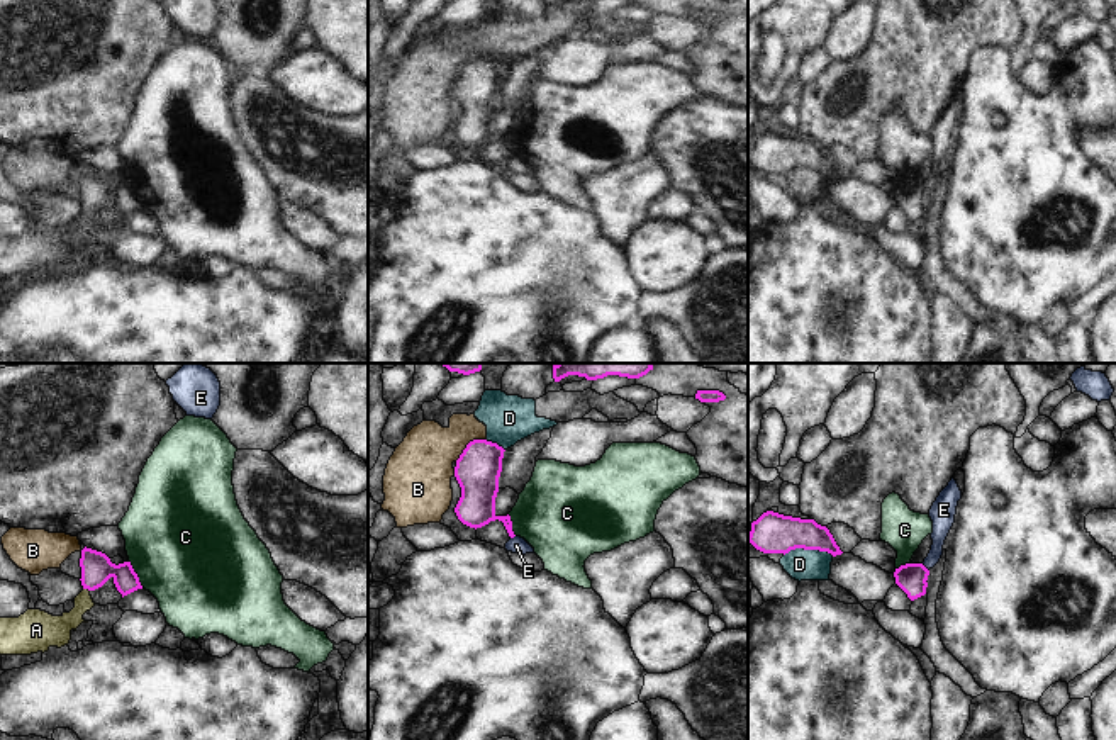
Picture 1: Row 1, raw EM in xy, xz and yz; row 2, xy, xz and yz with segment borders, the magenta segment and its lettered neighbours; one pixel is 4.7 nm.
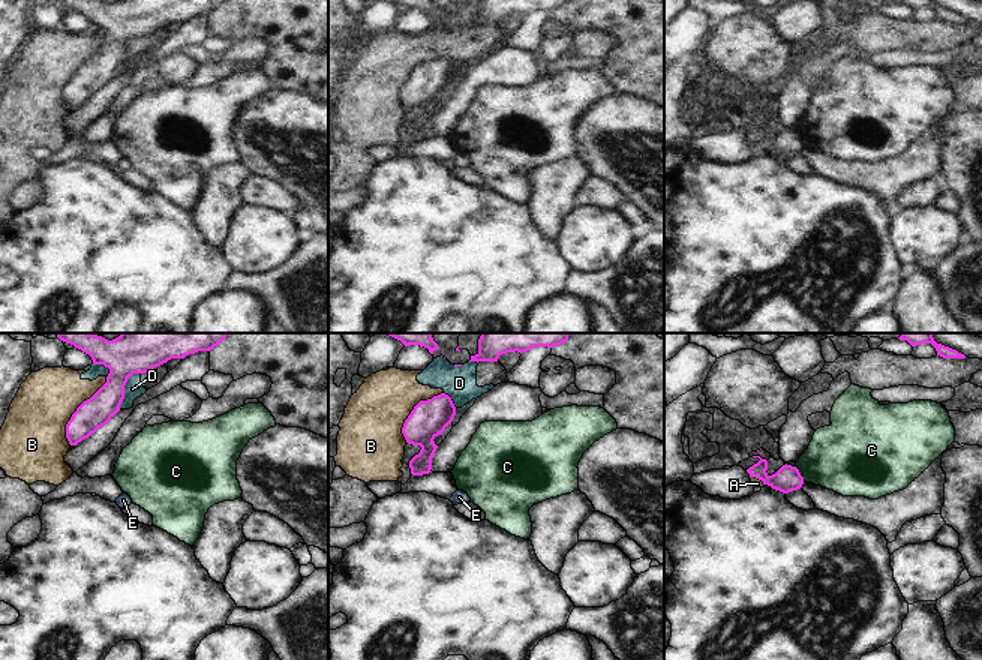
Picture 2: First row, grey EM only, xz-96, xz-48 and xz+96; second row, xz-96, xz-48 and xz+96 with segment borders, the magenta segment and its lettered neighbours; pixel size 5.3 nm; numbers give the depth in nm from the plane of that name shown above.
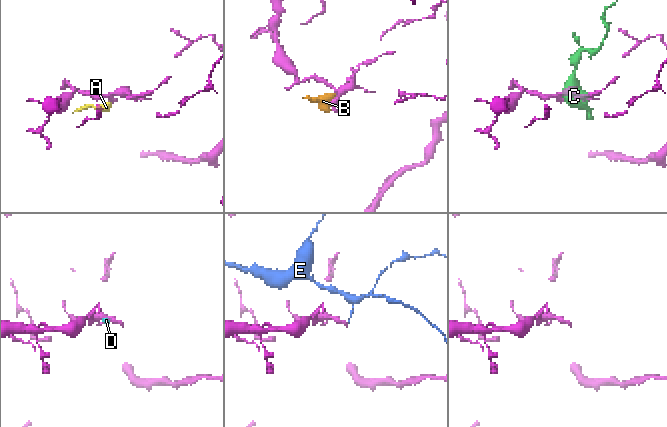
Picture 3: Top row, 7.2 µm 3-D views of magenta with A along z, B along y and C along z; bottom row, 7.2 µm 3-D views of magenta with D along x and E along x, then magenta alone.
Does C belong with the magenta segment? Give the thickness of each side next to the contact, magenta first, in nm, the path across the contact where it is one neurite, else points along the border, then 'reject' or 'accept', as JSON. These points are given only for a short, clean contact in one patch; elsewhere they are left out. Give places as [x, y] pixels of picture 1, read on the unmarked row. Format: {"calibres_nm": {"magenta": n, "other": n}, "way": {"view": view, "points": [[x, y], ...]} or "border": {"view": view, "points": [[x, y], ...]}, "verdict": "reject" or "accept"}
{"calibres_nm": {"magenta": 150, "other": 500}, "border": {"view": "xy", "points": [[129, 180], [143, 206]]}, "verdict": "reject"}

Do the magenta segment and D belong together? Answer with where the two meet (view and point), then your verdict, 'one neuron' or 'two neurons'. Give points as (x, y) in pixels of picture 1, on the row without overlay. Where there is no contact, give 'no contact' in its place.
contact yz (809, 168); two neurons

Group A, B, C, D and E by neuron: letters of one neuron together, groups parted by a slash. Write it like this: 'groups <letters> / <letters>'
groups A / B D / C / E

